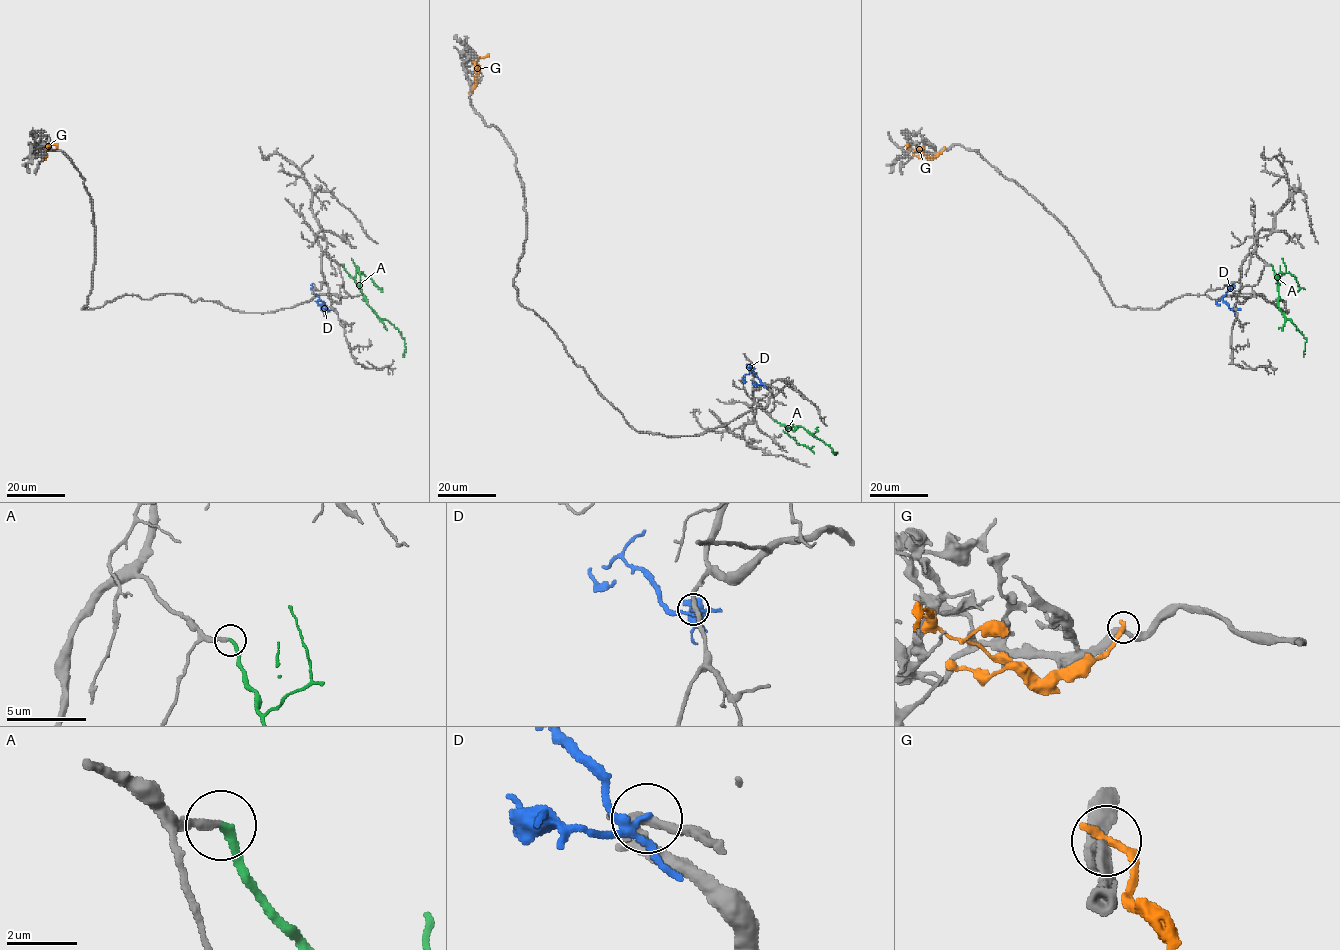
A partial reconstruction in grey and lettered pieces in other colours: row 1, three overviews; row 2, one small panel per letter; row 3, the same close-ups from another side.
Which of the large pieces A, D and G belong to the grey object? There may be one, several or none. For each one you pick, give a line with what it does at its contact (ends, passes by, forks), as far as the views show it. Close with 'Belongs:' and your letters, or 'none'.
A: it ends
Belongs: A

